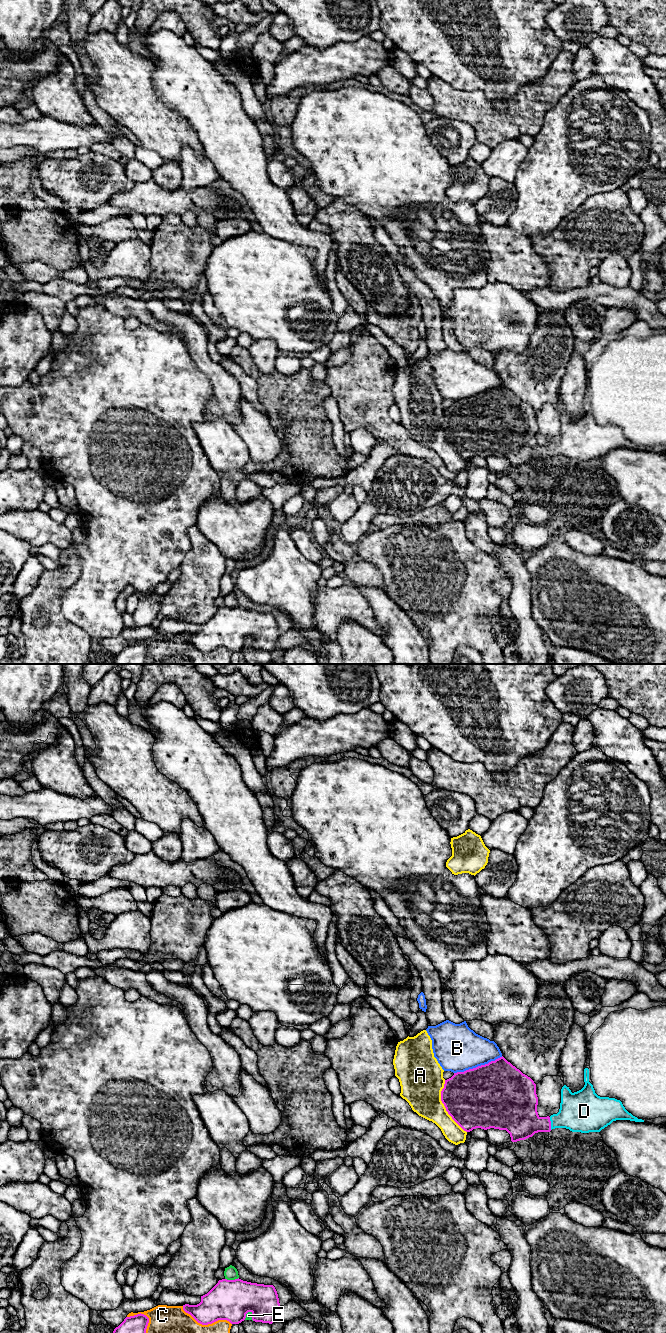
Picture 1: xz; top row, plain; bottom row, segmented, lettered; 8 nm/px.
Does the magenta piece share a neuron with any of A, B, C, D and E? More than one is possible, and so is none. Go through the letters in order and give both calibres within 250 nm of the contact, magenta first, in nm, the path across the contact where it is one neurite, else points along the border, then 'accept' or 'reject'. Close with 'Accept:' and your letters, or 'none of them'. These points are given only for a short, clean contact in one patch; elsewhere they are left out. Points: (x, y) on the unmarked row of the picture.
A: 460 nm thick on the magenta side, 340 nm on the other; reject
B: 500 nm thick on the magenta side, 380 nm on the other; reject
C: 300 nm thick on the magenta side, 380 nm on the other; reject
D: 300 nm thick on the magenta side, 320 nm on the other; runs through xz (520, 446), (529, 451), (550, 451), (579, 440); accept
E: 320 nm thick on the magenta side, 110 nm on the other; reject
Accept: D

